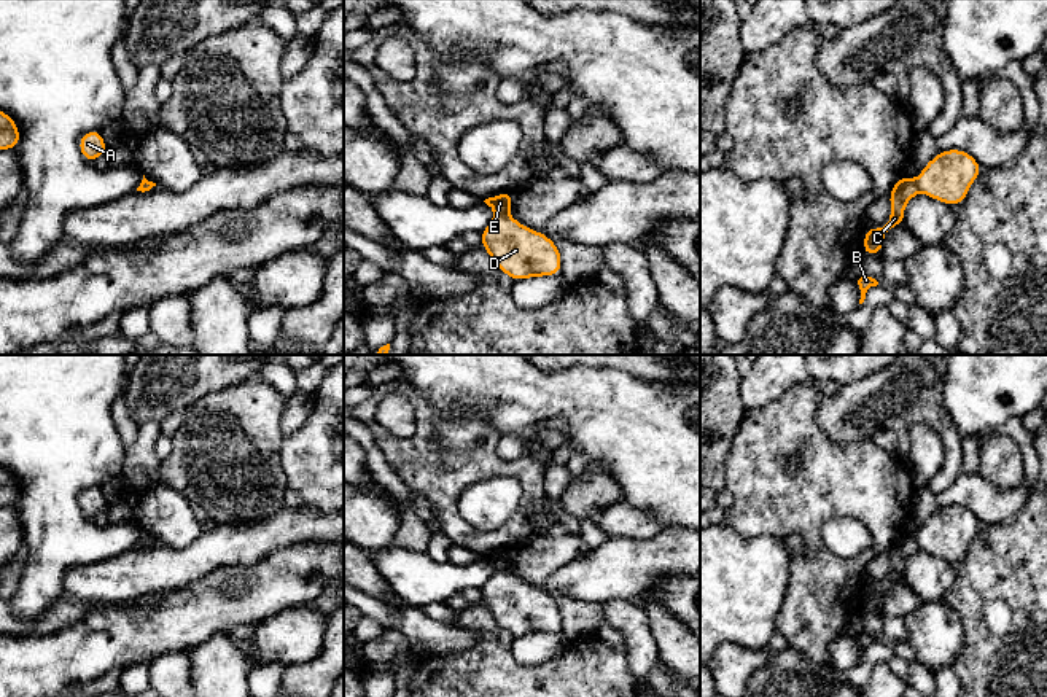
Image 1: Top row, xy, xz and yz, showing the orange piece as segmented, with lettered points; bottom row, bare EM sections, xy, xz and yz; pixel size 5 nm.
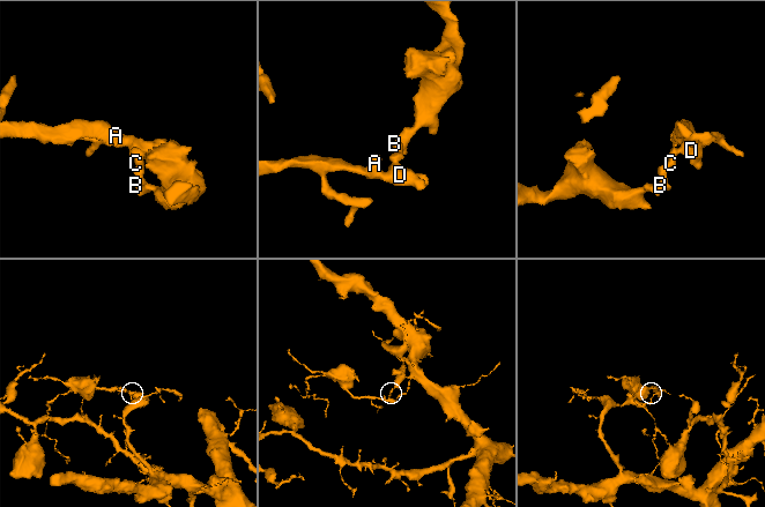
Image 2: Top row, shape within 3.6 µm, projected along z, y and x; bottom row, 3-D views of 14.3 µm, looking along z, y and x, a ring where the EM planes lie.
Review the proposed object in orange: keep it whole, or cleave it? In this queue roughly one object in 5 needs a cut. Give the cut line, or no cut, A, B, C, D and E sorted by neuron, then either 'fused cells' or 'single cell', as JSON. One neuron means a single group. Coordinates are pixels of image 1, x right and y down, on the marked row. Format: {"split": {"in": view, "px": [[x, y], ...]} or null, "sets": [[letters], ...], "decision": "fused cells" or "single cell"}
{"split": {"in": "xz", "px": [[498, 215], [506, 217]]}, "sets": [["A", "D"], ["B", "C", "E"]], "decision": "fused cells"}

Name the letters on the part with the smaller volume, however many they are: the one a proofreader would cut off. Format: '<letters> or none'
A, D

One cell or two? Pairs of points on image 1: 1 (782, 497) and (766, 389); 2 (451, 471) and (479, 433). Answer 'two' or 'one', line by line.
1: two
2: one

